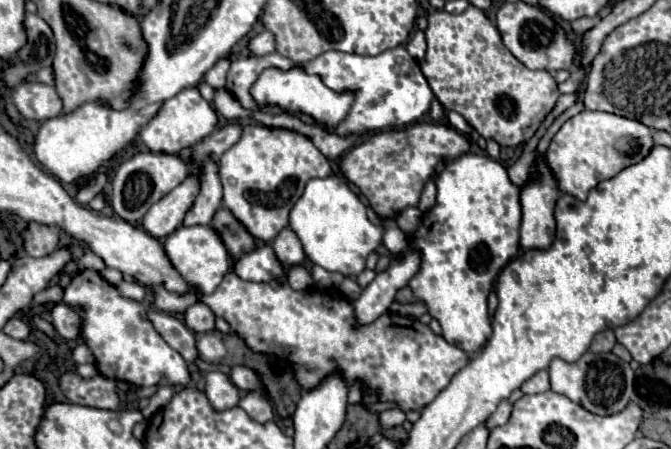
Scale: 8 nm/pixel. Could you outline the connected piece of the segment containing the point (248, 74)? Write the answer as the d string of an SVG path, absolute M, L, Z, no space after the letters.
M272 52L272 54L264 56L264 58L258 58L258 56L236 58L236 60L232 60L230 70L228 70L226 90L228 90L230 94L234 94L246 110L254 110L254 112L256 112L256 110L264 110L264 112L274 112L274 114L278 114L278 112L280 112L278 108L258 108L256 102L252 100L248 88L256 82L256 76L258 76L264 68L268 68L268 66L290 68L292 64L296 64L296 62L284 58L284 56L276 54L276 52Z

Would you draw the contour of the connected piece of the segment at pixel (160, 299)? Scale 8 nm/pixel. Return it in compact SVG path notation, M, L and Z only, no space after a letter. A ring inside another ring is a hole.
M158 286L156 292L154 292L154 306L158 310L164 310L164 312L178 312L178 314L182 314L184 308L188 308L192 304L196 304L194 290L190 290L184 296L180 296L180 294L172 294L166 288Z

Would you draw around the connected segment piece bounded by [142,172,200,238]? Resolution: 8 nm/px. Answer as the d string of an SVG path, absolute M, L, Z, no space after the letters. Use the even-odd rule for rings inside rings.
M200 172L188 174L188 178L168 192L160 202L156 202L144 216L144 230L148 230L154 238L166 238L172 234L184 220L188 208L200 190Z

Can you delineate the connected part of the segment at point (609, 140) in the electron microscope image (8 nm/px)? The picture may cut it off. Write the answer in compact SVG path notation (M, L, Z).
M582 110L562 124L556 136L550 142L546 152L546 162L558 178L560 192L572 194L578 200L584 200L588 192L606 178L616 176L628 164L640 162L652 150L652 130L638 120L630 120L624 116Z

